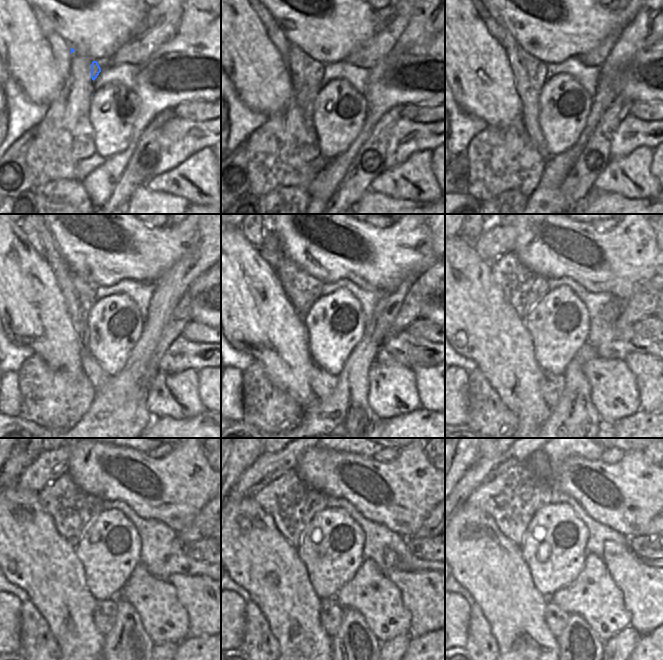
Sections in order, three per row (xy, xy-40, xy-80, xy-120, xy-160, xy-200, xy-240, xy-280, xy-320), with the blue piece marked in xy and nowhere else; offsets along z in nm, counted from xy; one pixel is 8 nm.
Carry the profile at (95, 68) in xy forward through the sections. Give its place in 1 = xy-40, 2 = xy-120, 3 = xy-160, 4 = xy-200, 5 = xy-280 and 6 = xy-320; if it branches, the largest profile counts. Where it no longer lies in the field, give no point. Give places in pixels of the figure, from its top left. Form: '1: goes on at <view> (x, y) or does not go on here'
1: goes on at xy-40 (313, 69)
2: goes on at xy-120 (88, 291)
3: goes on at xy-160 (302, 290)
4: goes on at xy-200 (523, 288)
5: goes on at xy-280 (292, 504)
6: goes on at xy-320 (512, 499)

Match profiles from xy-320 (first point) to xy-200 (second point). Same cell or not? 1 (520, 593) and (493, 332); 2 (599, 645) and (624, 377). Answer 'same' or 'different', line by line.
1: same
2: different

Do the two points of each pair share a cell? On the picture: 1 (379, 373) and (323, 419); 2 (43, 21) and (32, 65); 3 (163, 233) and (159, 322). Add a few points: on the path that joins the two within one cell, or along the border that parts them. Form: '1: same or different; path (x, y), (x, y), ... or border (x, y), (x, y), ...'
1: different; border (375, 361), (367, 374), (367, 401), (369, 405)
2: different; border (32, 10), (38, 27), (46, 39)
3: different; border (178, 259), (154, 282)

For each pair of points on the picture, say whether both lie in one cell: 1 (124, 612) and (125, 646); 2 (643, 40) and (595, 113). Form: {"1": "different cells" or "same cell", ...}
{"1": "same cell", "2": "same cell"}

